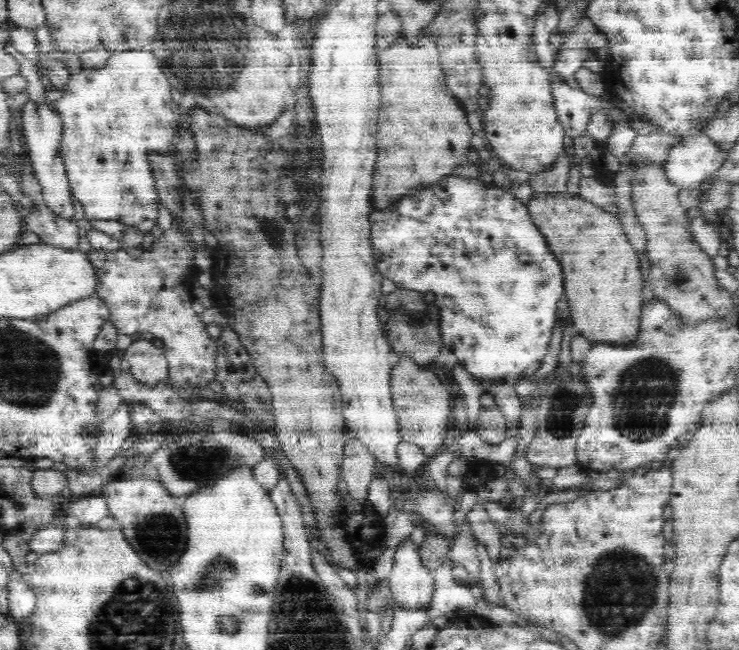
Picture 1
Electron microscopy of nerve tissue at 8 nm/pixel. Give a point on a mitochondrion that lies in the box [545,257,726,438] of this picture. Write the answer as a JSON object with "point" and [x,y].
{"point":[676,276]}

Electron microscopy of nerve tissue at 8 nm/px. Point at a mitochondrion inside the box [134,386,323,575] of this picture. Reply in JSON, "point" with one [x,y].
{"point":[202,460]}

